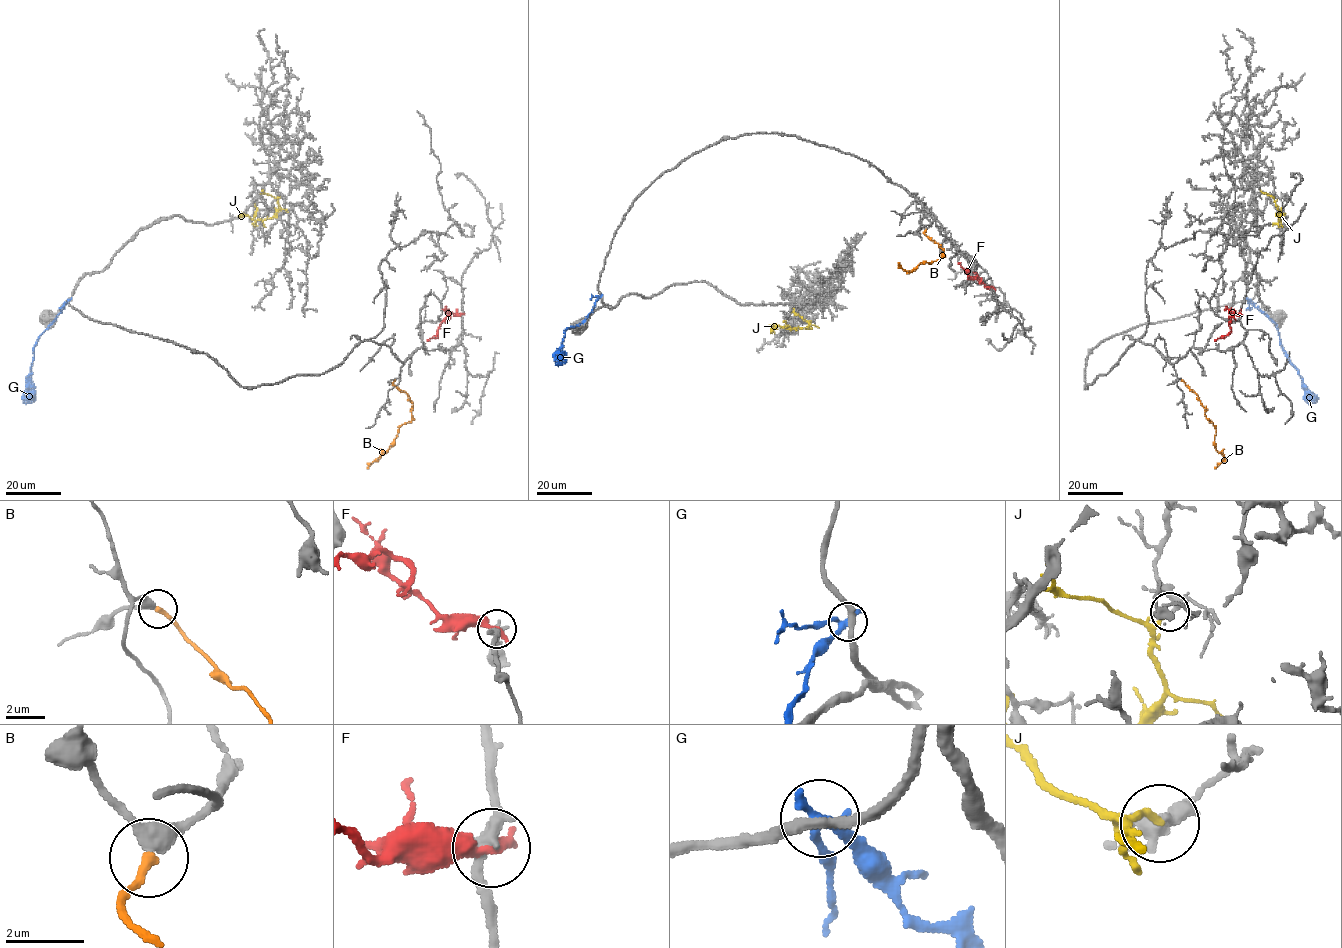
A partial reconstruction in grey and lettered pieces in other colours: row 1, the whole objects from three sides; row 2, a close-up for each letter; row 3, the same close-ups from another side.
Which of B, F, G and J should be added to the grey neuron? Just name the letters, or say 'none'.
B

